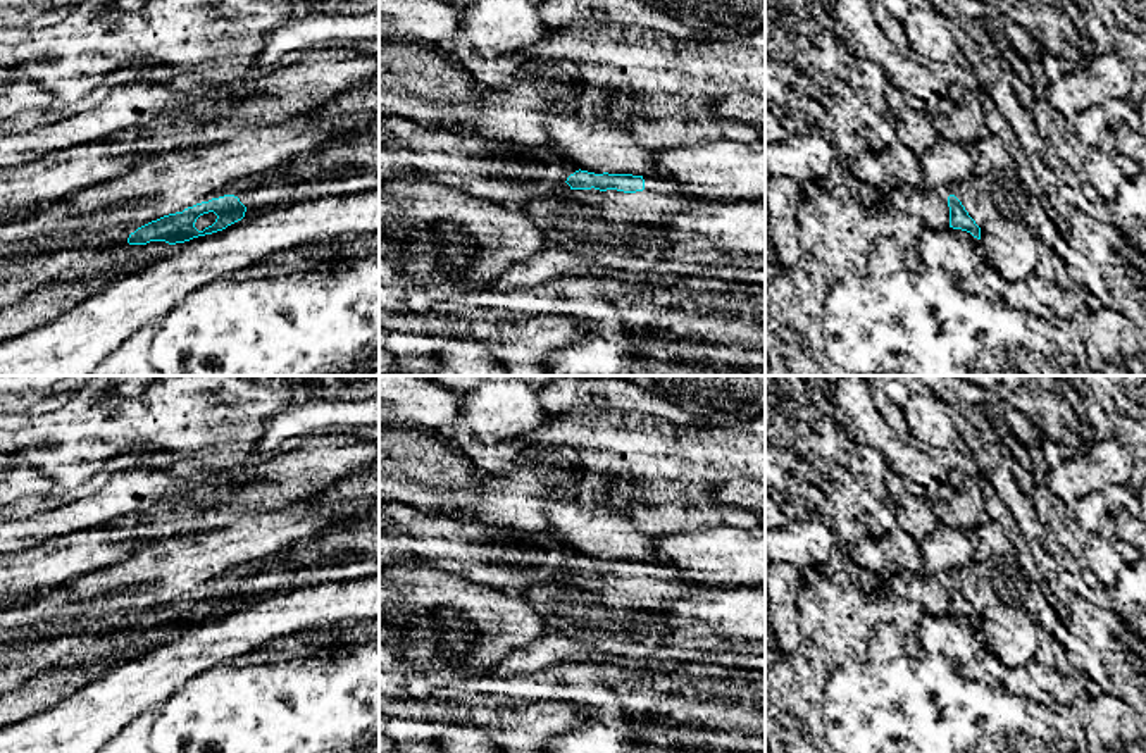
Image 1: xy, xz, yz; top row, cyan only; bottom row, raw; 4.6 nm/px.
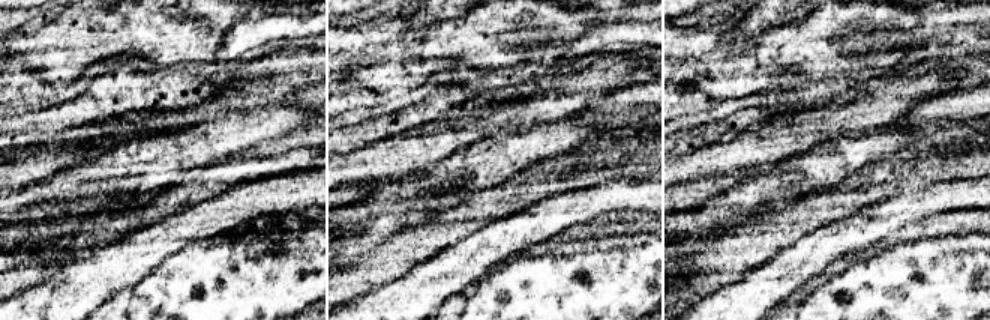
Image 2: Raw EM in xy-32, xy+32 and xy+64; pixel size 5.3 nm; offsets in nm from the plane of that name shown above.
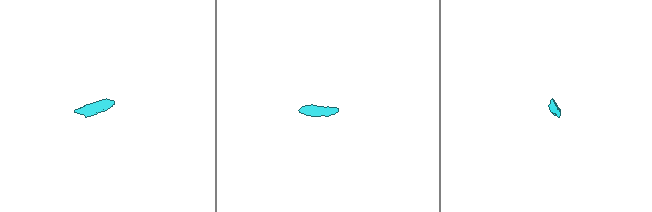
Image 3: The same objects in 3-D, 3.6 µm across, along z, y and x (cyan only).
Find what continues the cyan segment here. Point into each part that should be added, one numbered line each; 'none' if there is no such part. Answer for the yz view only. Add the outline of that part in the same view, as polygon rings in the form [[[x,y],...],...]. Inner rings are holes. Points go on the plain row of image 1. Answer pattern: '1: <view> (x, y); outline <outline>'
none

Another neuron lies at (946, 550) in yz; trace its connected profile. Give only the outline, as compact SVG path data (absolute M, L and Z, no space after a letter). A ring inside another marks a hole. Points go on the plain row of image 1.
M937 522L937 526L919 543L924 560L924 574L953 581L958 572L975 569L974 545L968 532L958 526Z

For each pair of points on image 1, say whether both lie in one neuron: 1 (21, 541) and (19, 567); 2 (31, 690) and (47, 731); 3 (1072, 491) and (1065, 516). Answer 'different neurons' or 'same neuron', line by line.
1: different neurons
2: different neurons
3: different neurons

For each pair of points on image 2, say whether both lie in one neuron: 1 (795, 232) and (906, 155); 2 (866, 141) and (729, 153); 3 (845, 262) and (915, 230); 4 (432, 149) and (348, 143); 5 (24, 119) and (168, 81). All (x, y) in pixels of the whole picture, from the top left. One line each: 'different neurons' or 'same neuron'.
1: same neuron
2: different neurons
3: same neuron
4: different neurons
5: same neuron

